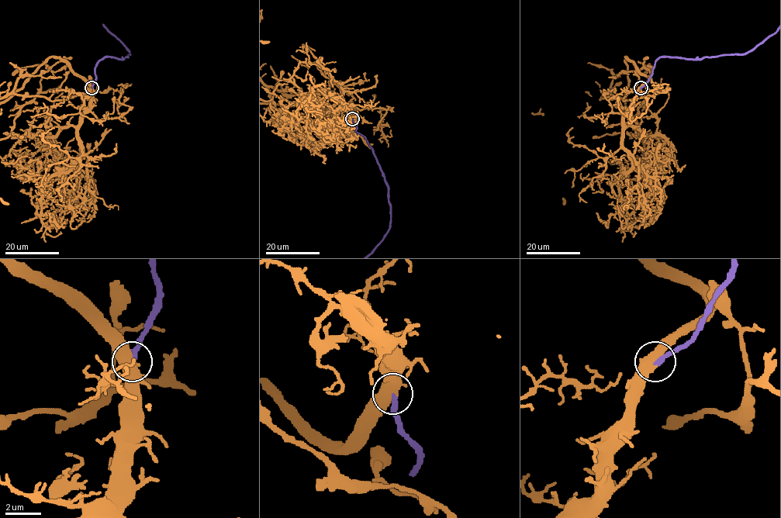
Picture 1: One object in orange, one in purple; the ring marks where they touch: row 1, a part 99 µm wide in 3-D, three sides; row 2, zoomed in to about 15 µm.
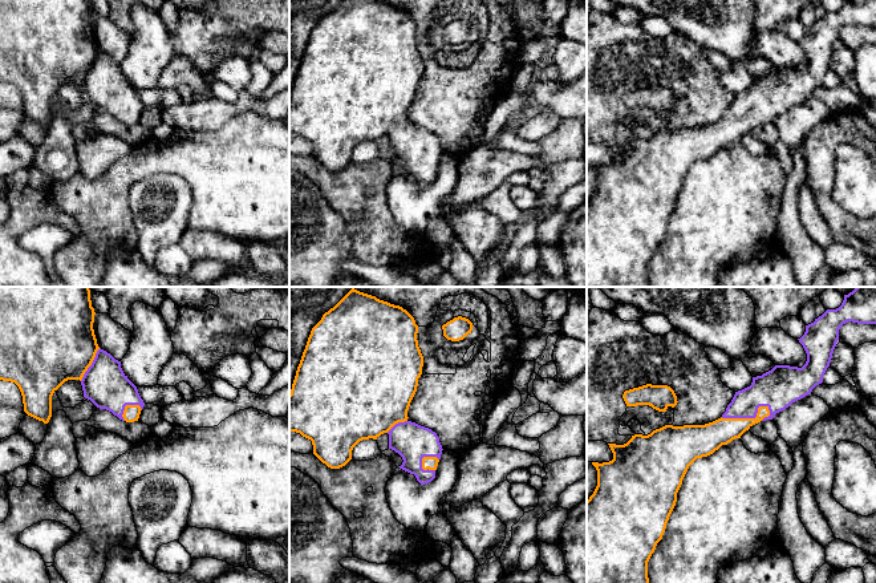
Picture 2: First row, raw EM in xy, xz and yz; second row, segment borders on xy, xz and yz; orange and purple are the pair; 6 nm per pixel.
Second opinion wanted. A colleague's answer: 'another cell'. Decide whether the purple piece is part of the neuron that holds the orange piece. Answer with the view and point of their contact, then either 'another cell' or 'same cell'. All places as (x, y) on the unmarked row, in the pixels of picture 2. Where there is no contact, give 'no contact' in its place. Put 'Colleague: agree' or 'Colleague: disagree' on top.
Colleague: disagree
yz (747, 121) | same cell

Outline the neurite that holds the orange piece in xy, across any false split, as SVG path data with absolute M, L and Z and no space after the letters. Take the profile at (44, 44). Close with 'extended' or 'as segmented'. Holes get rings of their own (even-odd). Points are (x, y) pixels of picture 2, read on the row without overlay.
M0 0L0 82L15 85L23 98L24 114L44 126L52 120L52 98L68 82L80 82L84 100L126 125L138 124L145 109L137 89L127 81L121 64L101 52L93 32L90 0Z; extended

